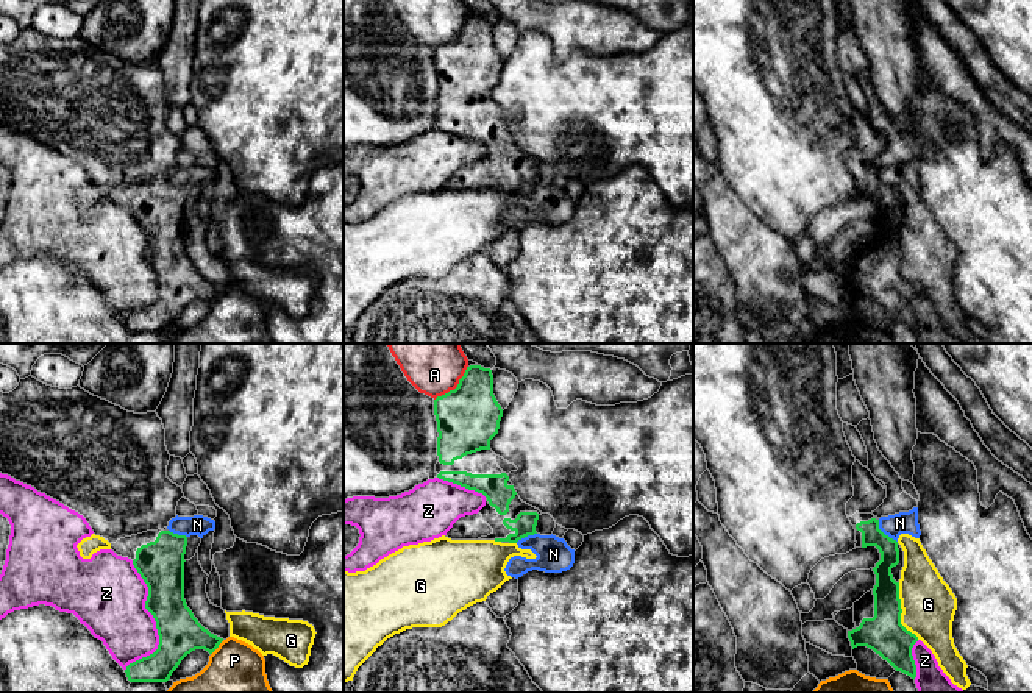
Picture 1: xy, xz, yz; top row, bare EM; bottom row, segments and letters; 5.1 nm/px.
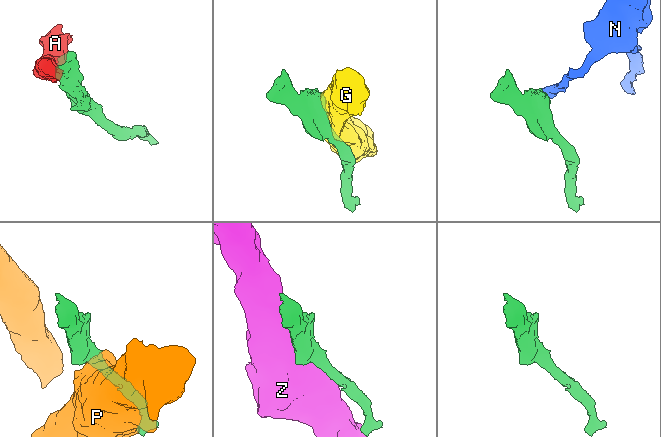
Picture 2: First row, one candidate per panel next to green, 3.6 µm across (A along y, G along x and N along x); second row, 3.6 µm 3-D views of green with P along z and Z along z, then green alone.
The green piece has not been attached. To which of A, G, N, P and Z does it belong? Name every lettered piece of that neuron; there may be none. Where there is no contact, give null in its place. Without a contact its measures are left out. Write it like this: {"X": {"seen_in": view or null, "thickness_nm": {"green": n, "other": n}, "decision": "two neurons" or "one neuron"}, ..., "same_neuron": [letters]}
{"A": {"seen_in": "xz", "thickness_nm": {"green": 320, "other": 240}, "decision": "two neurons"}, "G": {"seen_in": "yz", "thickness_nm": {"green": 200, "other": 280}, "decision": "two neurons"}, "N": {"seen_in": "yz", "thickness_nm": {"green": 110, "other": 110}, "decision": "two neurons"}, "P": {"seen_in": "xy", "thickness_nm": {"green": 220, "other": 380}, "decision": "two neurons"}, "Z": {"seen_in": "xy", "thickness_nm": {"green": 220, "other": 360}, "decision": "two neurons"}, "same_neuron": []}

